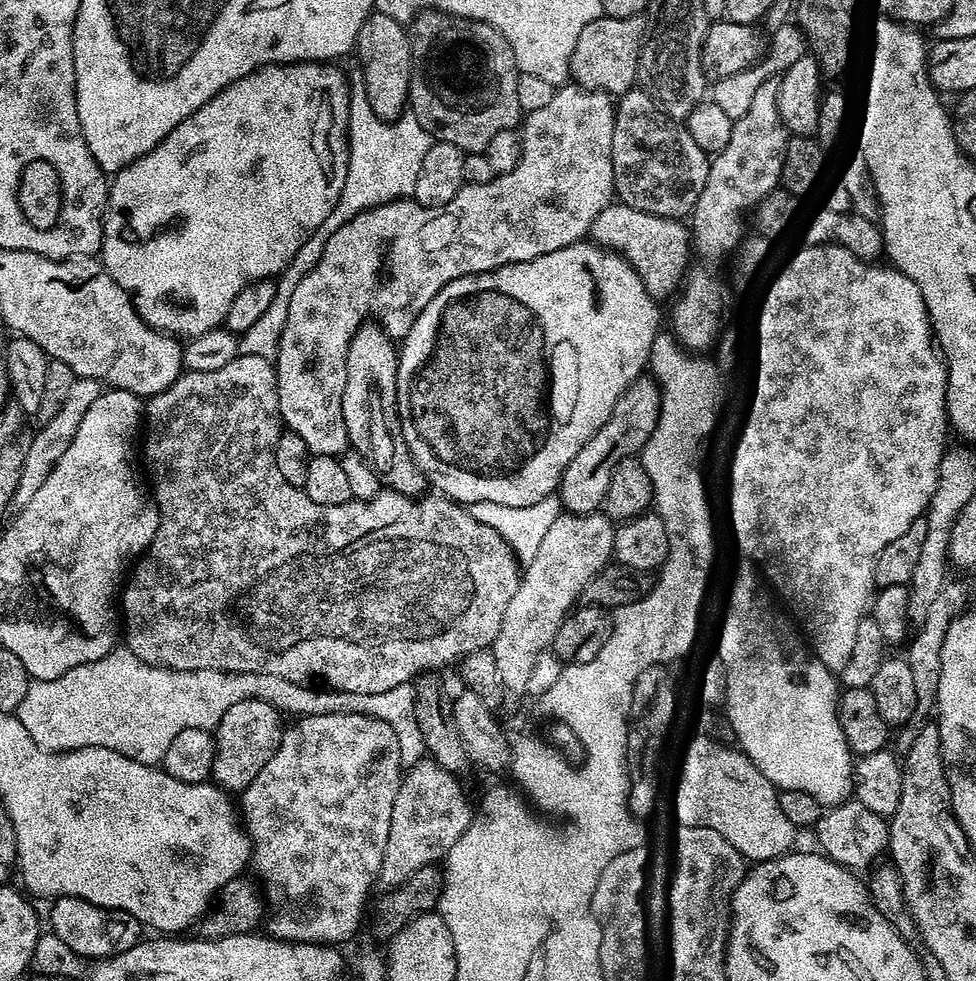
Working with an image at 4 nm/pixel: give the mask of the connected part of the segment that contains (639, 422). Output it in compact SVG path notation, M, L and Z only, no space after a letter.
M641 374L614 402L610 418L570 458L558 485L558 497L564 512L595 512L604 503L606 486L610 482L610 470L627 456L636 456L650 438L660 413L660 390L651 375Z

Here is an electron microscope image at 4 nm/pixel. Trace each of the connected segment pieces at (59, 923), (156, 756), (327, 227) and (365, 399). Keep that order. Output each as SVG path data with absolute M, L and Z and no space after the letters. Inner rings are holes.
M58 896L51 901L52 924L50 931L70 950L77 952L92 962L103 961L106 956L117 956L120 952L130 950L142 939L142 925L130 913L121 908L103 908L94 906L94 902L86 902L77 896Z
M117 646L102 658L86 662L82 666L74 666L74 670L66 670L66 674L58 678L32 680L14 714L26 728L26 734L30 734L30 738L46 752L69 752L75 748L105 748L131 760L156 766L163 761L166 750L170 748L170 742L174 742L174 738L178 738L182 730L214 730L222 714L226 714L226 710L234 706L234 702L263 697L270 700L282 714L288 715L289 712L292 718L317 716L327 712L361 712L367 716L377 716L388 723L390 730L394 730L394 738L398 738L400 759L405 765L411 766L418 759L416 719L412 713L413 695L414 688L411 683L394 686L394 690L382 690L382 694L354 694L321 690L316 686L306 690L303 684L289 684L288 680L281 676L263 676L257 672L219 672L213 668L197 672L175 672L172 668L158 668L142 662L127 646Z
M363 94L351 97L348 105L348 165L340 197L326 222L316 228L312 237L280 273L276 280L274 300L267 307L266 314L262 314L262 318L258 318L258 322L254 322L254 326L250 326L250 330L239 337L239 355L275 357L280 335L286 326L290 294L294 294L294 286L298 286L298 282L318 262L320 251L324 249L330 234L334 234L338 226L368 208L376 208L390 200L411 197L414 182L418 178L418 166L422 166L422 158L433 142L429 132L422 130L422 126L418 126L418 118L411 114L399 115L395 120L379 120L374 110L370 110L369 102Z
M365 322L360 325L346 349L340 413L346 422L349 445L362 454L381 485L387 491L419 498L425 495L426 481L406 442L400 437L400 418L396 414L397 355L397 345L379 324Z

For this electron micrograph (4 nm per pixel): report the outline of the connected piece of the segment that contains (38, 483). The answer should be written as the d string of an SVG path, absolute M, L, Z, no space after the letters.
M85 376L79 377L70 386L70 390L66 394L66 402L62 402L58 414L54 414L54 418L43 421L39 425L41 428L35 429L30 442L30 450L26 453L26 462L22 462L22 472L18 474L18 484L12 499L13 509L24 508L26 502L30 502L30 498L34 498L34 493L42 487L42 482L46 482L54 465L62 458L62 454L66 454L78 426L82 424L82 418L86 418L86 410L90 410L90 406L94 406L94 402L98 402L101 391L100 381L91 380Z

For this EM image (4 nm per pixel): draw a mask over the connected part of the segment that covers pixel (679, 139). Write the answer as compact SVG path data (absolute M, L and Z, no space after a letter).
M633 86L627 92L619 93L614 107L616 117L610 154L612 186L619 203L655 216L687 217L706 186L709 157L694 143L694 138L690 138L687 127L680 125L679 128L676 125L679 123L673 117L667 116L640 87Z

